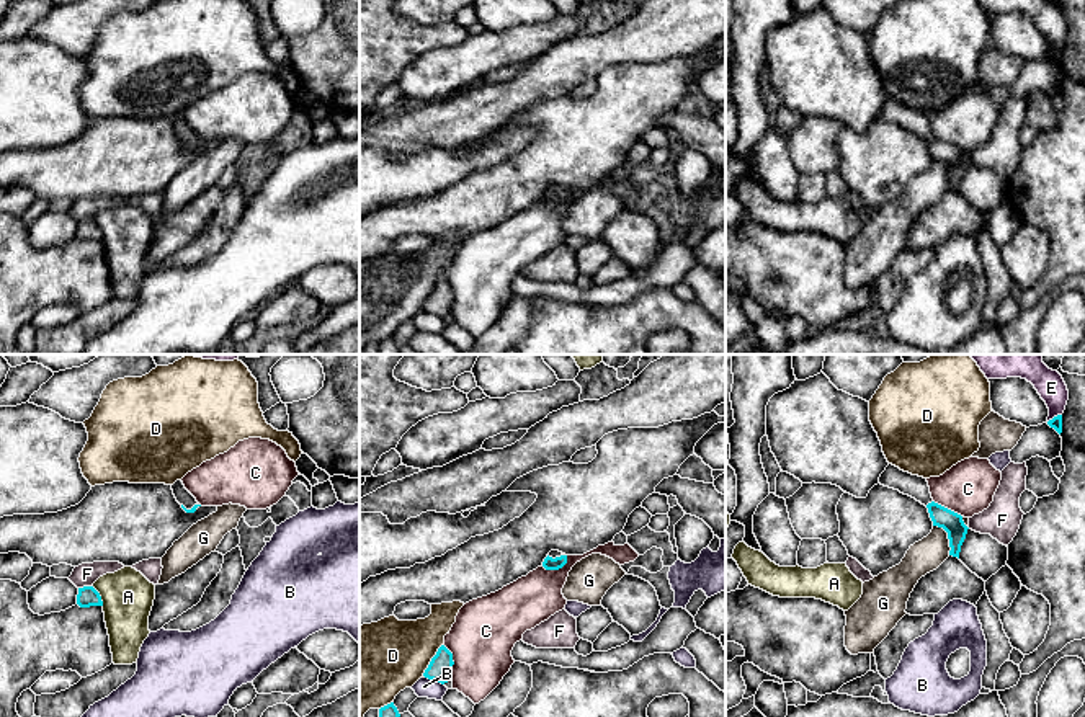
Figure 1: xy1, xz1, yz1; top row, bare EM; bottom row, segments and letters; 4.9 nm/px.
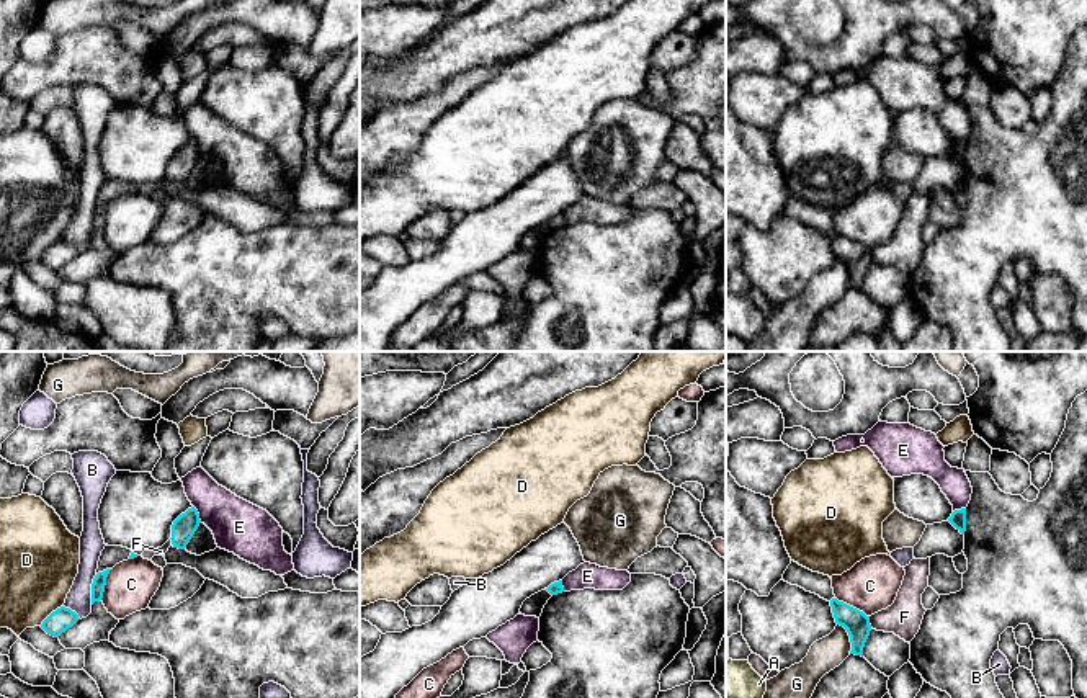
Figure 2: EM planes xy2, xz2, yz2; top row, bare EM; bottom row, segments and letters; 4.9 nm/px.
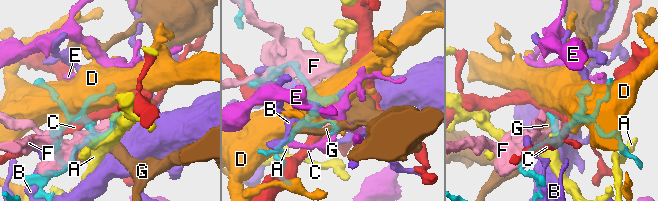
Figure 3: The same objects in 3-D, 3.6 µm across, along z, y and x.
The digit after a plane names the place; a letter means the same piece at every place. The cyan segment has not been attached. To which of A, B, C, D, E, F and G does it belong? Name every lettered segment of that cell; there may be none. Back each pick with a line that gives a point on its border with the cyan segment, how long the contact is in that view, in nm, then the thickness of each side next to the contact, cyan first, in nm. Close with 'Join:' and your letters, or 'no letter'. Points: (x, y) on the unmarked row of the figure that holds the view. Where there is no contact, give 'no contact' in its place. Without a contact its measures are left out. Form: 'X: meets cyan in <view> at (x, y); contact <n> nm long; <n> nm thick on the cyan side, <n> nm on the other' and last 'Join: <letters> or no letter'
Join: no letter

